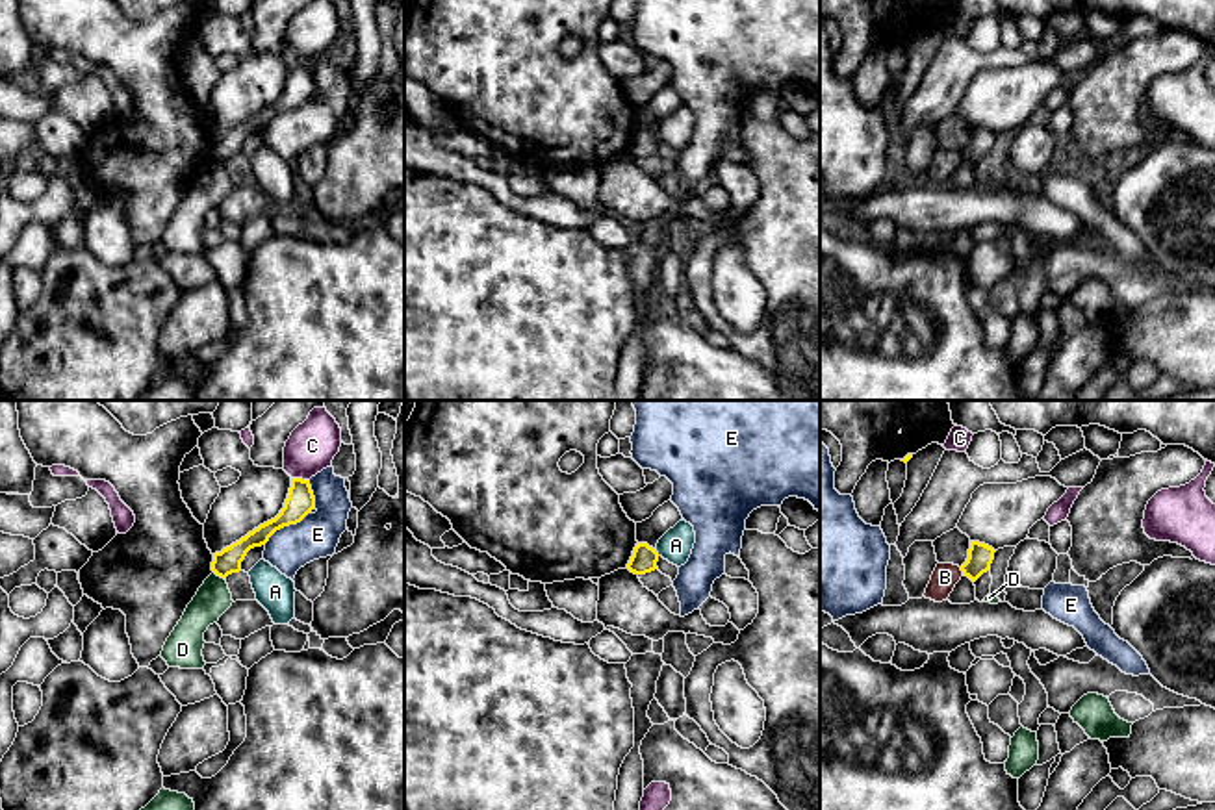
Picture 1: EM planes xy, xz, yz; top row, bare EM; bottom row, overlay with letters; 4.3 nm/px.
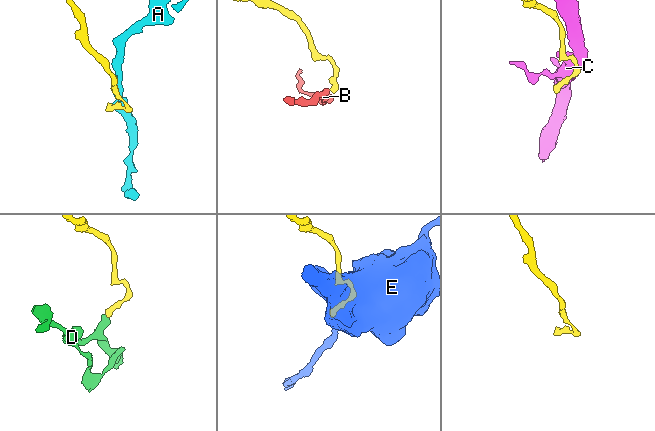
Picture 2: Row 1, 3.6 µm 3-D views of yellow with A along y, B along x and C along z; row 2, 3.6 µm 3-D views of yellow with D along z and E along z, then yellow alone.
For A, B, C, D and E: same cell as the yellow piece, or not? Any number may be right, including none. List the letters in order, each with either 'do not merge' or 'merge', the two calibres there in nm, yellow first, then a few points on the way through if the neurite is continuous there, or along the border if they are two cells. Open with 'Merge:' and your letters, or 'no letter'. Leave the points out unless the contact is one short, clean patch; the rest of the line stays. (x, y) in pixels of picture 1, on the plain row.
Merge: no letter
A: do not merge; calibres 120 and 150 nm; border xz (655, 134), (659, 139)
B: do not merge; calibres 110 and 120 nm; border yz (959, 152), (963, 160)
C: do not merge; calibres 120 and 220 nm
D: do not merge; calibres 110 and 150 nm; border xy (214, 156), (223, 164)
E: do not merge; calibres 120 and 190 nm

